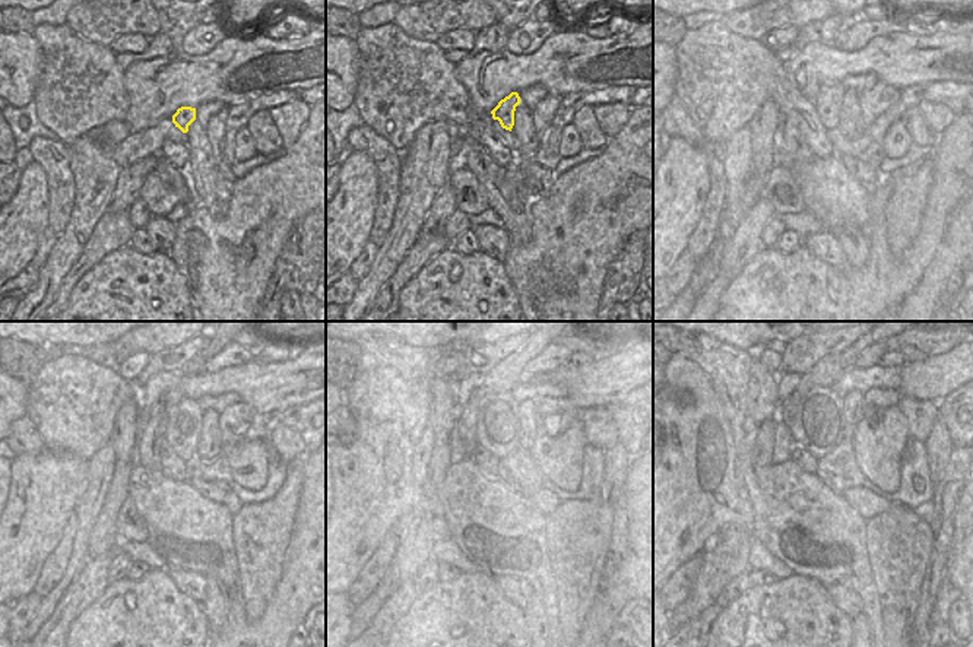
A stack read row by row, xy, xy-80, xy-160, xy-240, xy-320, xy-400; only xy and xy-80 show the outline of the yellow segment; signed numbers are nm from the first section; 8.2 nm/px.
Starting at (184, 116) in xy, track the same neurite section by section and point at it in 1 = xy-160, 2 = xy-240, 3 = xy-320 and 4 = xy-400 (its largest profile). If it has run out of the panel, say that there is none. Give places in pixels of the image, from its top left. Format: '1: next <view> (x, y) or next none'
1: next xy-160 (829, 101)
2: next xy-240 (183, 419)
3: next xy-320 (525, 414)
4: next xy-400 (852, 402)

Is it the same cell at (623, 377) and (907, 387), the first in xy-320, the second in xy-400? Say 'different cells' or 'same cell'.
same cell

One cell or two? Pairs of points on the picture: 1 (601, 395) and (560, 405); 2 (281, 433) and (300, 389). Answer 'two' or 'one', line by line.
1: two
2: two

